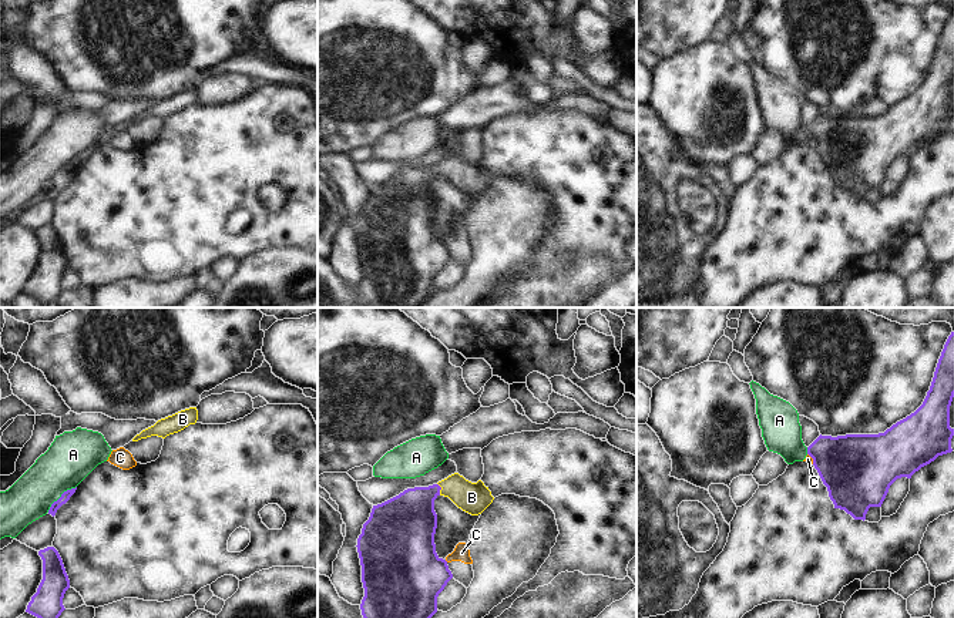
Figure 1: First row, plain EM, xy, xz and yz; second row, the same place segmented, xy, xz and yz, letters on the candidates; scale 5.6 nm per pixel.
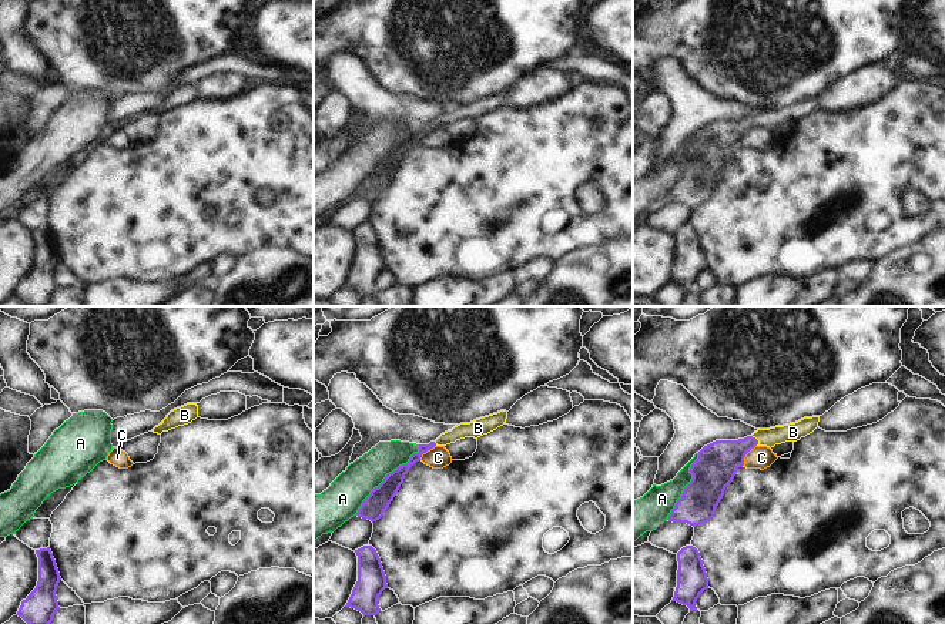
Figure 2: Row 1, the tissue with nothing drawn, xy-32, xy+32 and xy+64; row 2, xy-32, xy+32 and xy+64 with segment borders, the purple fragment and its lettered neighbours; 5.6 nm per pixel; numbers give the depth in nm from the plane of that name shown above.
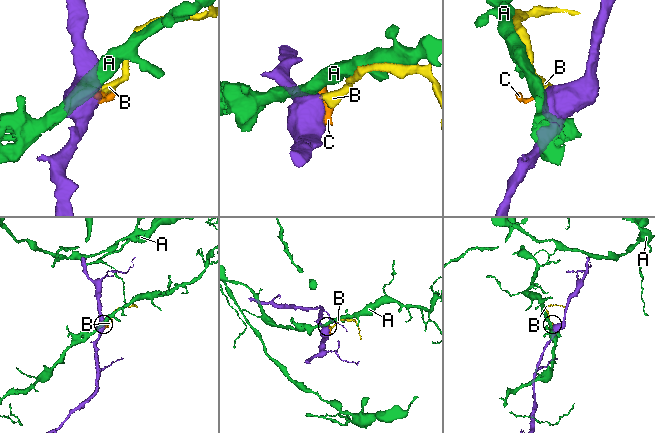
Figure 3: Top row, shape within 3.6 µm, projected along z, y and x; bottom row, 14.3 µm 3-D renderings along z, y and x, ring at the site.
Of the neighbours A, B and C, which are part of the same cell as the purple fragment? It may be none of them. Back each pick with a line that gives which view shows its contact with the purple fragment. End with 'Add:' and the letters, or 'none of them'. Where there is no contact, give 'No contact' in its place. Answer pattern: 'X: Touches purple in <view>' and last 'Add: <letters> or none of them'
B: Touches purple in xz
Add: B.

